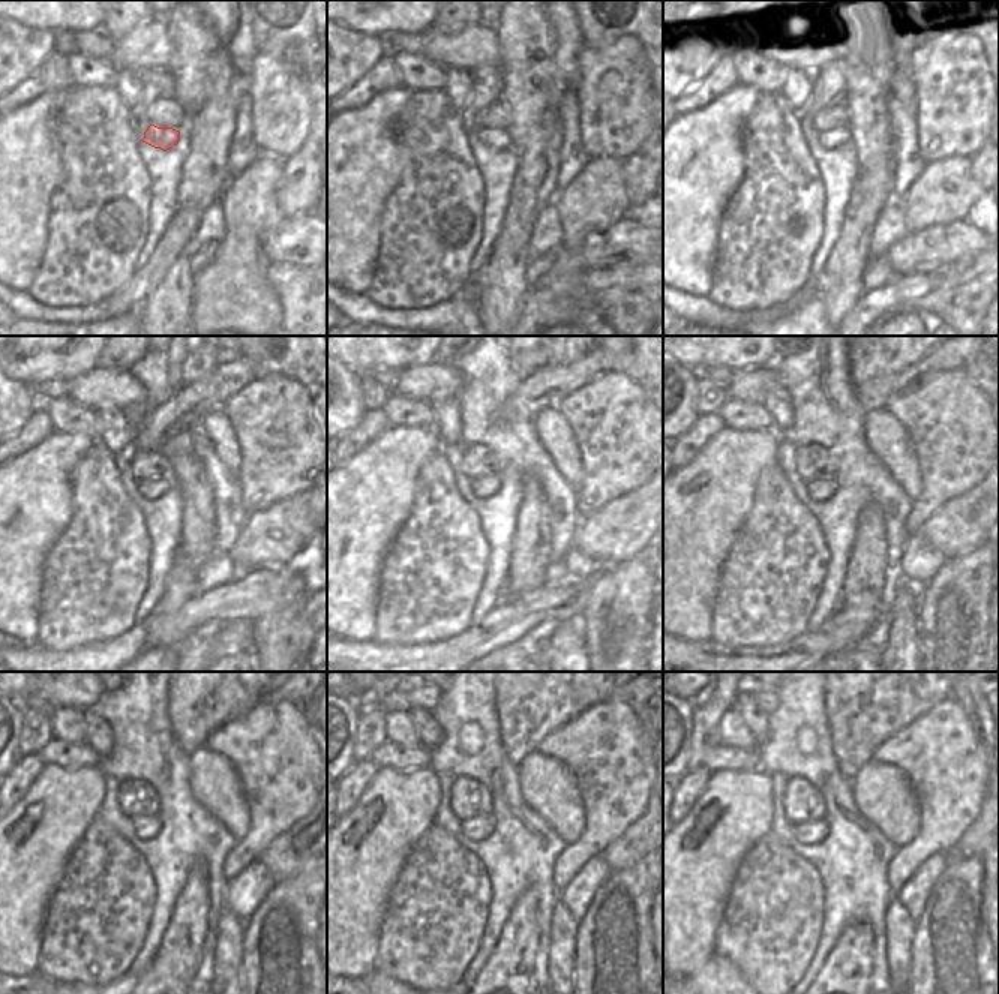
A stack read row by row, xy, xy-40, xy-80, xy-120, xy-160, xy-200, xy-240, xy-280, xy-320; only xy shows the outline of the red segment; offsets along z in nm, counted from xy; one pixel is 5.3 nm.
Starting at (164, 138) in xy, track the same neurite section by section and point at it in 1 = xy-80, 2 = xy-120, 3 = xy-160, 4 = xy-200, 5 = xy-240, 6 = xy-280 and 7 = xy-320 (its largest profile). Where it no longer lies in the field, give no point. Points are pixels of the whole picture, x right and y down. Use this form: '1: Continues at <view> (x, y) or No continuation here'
1: Continues at xy-80 (830, 140)
2: Continues at xy-120 (149, 488)
3: Continues at xy-160 (485, 488)
4: Continues at xy-200 (821, 489)
5: Continues at xy-240 (146, 828)
6: Continues at xy-280 (477, 828)
7: Continues at xy-320 (813, 831).

